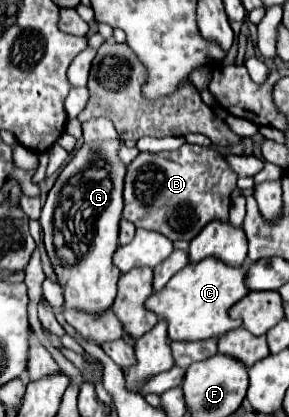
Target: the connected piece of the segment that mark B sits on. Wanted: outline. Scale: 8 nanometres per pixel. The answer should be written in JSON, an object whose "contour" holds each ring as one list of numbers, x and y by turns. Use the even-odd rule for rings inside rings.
{"contour":[[181,145,177,151,161,151,161,153,139,153,129,165,125,175,125,189,123,189,123,217,131,221,135,227,151,229,165,235,171,241,185,239,191,241,199,235,199,231,213,219,227,221,229,207,231,207,231,193,235,191,237,175,229,169,225,156,211,147,199,145]]}

